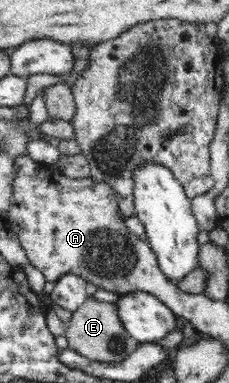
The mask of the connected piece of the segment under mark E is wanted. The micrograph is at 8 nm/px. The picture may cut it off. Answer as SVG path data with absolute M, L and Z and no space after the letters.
M89 298L84 301L77 311L72 312L72 318L67 322L65 335L68 349L92 361L112 363L121 362L132 352L137 351L139 342L125 331L117 315L116 305L112 303L98 303Z

